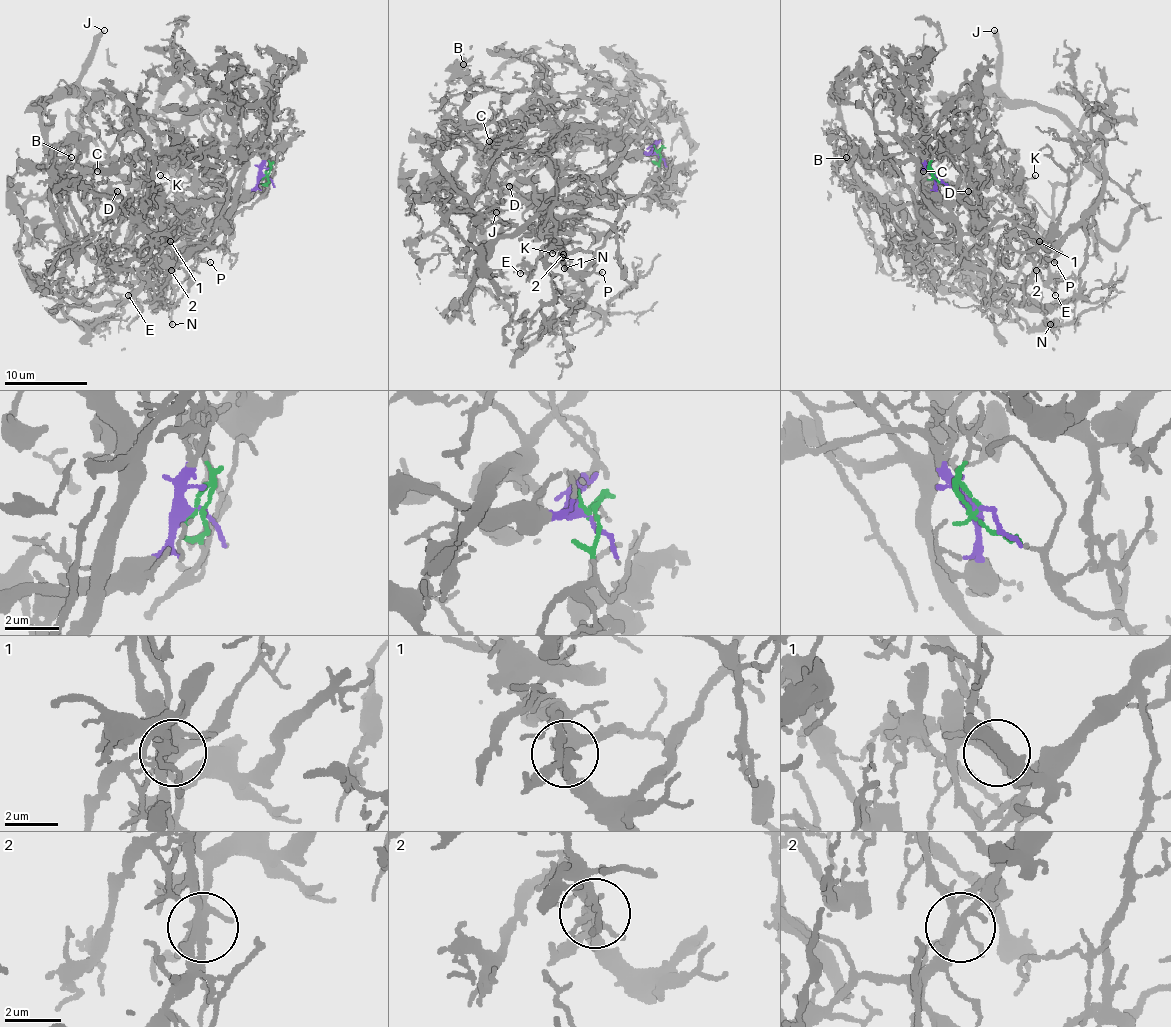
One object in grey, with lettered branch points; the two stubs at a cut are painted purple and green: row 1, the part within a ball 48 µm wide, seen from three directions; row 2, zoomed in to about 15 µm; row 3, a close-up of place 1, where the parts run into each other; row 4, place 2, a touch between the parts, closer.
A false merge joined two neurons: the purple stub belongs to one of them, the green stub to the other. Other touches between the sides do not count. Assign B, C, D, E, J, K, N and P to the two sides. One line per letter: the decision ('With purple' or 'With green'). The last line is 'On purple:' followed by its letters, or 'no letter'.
B: With purple
C: With purple
D: With purple
E: With purple
J: With purple
K: With green
N: With green
P: With green
On purple: B, C, D, E, J

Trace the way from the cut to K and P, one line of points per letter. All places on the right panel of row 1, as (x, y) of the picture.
K: (935, 176), (966, 205), (985, 215), (1014, 221), (1054, 249), (1043, 246), (1023, 207), (1025, 180), (1035, 176)
P: (935, 176), (966, 205), (977, 207), (985, 215), (1014, 221), (1052, 251), (1054, 261)

